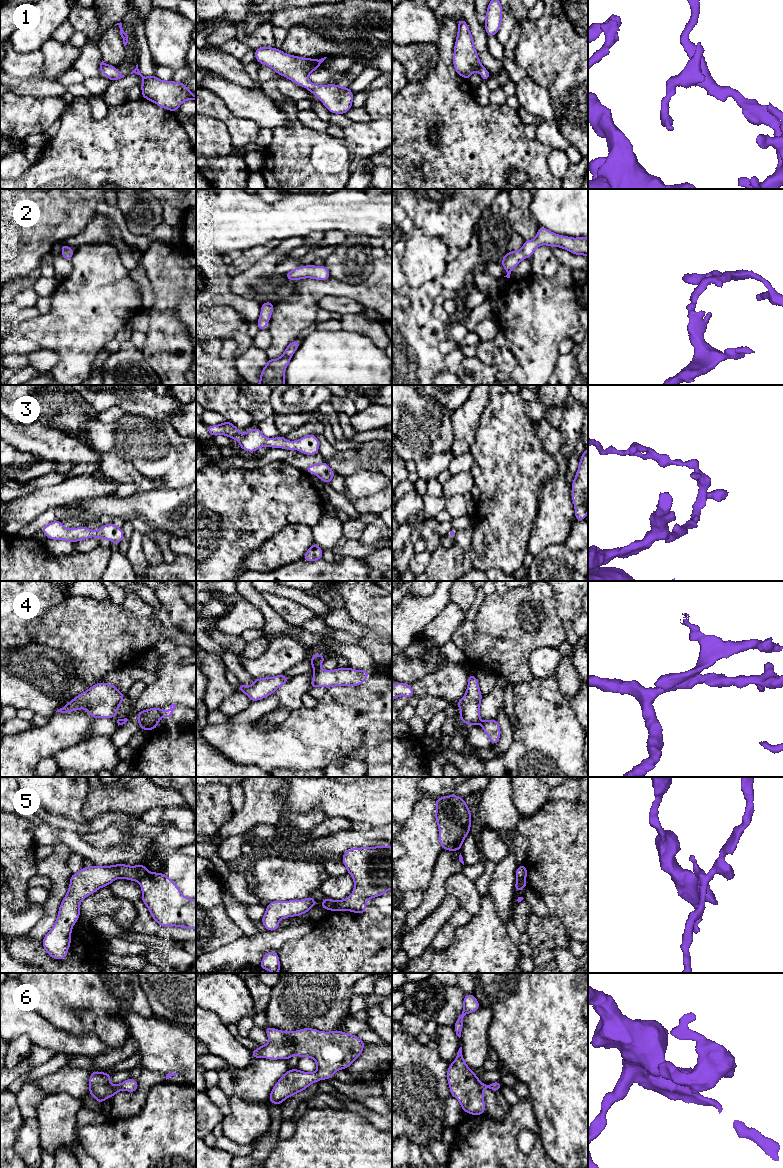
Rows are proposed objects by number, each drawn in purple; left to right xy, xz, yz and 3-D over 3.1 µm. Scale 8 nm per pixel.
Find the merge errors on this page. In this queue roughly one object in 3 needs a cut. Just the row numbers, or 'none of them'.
4, 5

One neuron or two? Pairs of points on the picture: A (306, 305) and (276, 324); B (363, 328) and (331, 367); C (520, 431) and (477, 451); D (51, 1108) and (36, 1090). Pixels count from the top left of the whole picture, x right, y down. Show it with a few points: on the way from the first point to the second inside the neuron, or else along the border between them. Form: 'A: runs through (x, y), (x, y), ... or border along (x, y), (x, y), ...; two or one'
A: runs through (299, 310), (283, 324); one
B: border along (342, 328), (366, 335), (378, 347); two
C: runs through (509, 442), (500, 451), (488, 451); one
D: border along (66, 1093), (49, 1093), (37, 1106), (35, 1118); two

